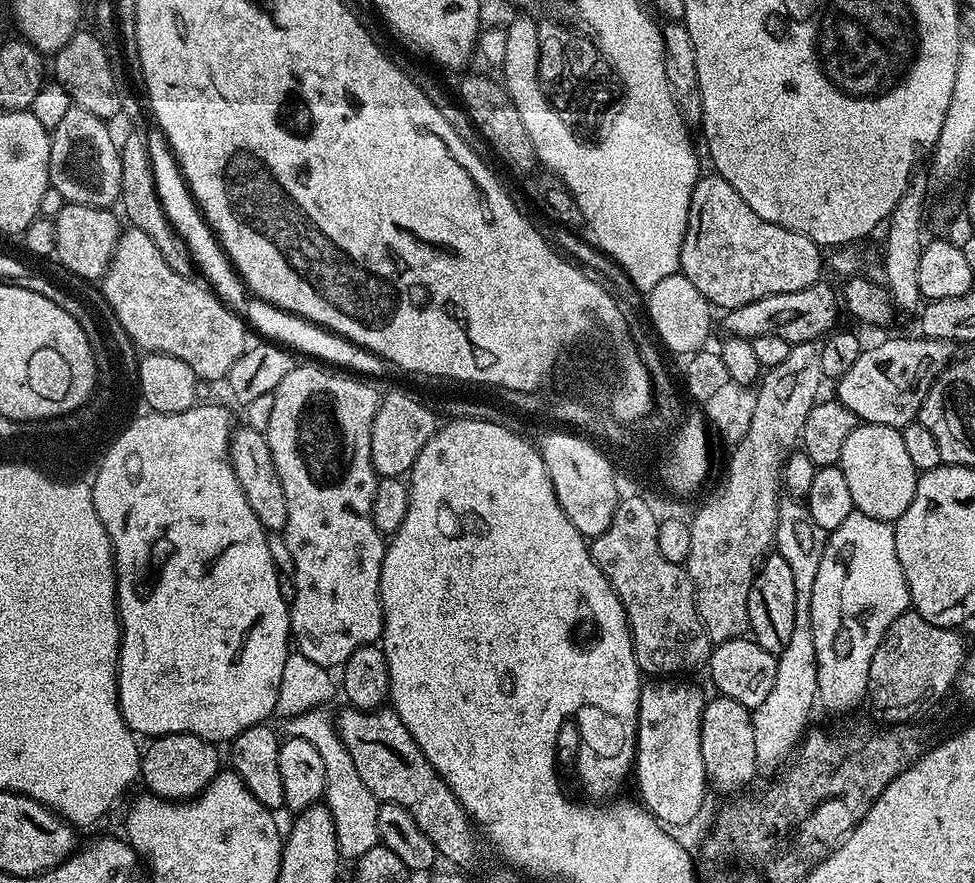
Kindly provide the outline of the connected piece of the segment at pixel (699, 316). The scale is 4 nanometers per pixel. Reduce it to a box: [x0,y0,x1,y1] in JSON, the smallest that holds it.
[646,272,713,354]

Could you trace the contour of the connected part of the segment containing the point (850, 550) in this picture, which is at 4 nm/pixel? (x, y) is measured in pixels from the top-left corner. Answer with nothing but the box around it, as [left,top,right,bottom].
[810,511,910,712]

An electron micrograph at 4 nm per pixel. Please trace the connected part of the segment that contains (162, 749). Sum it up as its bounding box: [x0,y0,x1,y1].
[139,732,221,800]

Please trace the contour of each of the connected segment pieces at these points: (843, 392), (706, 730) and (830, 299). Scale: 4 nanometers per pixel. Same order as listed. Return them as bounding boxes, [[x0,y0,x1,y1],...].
[[835,340,954,429],[702,696,758,798],[724,282,838,345]]

